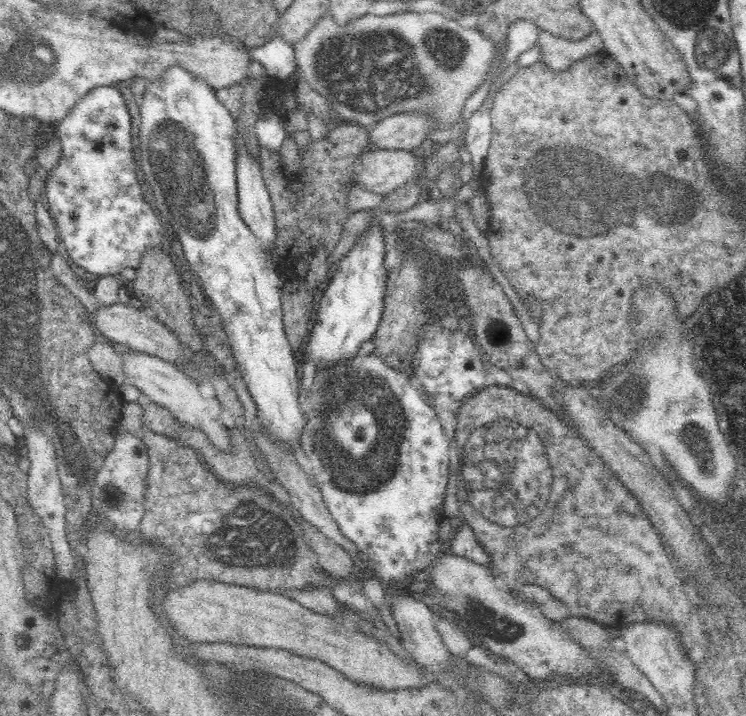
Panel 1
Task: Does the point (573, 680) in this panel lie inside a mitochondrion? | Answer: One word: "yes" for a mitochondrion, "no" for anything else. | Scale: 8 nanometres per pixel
no

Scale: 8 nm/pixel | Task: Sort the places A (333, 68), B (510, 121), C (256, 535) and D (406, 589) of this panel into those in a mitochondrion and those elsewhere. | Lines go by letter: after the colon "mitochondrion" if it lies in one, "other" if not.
A: mitochondrion
B: other
C: mitochondrion
D: other

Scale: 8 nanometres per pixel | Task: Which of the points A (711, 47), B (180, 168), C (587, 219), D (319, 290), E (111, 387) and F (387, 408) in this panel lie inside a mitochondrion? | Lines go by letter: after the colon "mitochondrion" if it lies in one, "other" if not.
A: mitochondrion
B: mitochondrion
C: mitochondrion
D: other
E: other
F: mitochondrion

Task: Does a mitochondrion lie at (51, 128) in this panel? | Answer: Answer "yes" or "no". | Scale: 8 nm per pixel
no

